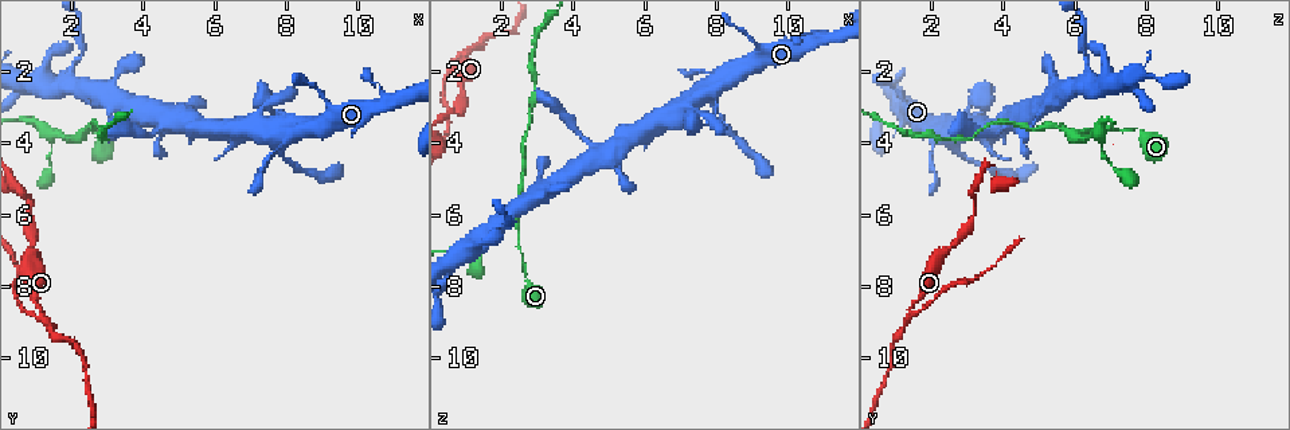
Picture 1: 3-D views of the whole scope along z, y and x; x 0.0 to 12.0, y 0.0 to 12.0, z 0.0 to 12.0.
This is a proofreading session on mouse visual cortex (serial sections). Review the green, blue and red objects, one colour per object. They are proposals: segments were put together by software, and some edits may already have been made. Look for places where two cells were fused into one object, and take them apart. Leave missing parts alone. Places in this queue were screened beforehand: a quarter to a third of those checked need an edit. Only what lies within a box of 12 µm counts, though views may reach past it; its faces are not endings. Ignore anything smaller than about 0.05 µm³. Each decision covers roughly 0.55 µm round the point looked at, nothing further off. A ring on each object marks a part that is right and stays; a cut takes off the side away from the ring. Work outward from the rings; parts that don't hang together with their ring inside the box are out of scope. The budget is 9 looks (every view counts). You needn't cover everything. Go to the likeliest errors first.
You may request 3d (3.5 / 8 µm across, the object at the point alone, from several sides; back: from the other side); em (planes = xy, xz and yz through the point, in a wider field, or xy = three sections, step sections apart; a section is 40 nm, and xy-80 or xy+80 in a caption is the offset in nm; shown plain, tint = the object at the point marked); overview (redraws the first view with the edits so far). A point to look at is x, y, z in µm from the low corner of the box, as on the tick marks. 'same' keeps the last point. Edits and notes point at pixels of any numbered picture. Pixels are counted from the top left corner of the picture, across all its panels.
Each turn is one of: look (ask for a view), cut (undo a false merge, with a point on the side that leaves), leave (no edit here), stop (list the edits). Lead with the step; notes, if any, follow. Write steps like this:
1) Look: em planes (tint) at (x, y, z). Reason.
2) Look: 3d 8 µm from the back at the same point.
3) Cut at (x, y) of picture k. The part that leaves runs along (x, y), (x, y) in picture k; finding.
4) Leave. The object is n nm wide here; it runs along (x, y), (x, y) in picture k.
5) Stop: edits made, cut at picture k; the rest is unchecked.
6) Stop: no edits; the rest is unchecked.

Look: 3d 3.5 µm at (1.1, 8.7, 1.4). Side arm on a straight run.

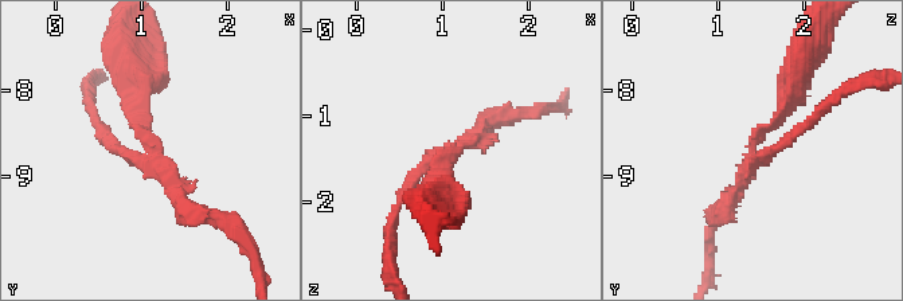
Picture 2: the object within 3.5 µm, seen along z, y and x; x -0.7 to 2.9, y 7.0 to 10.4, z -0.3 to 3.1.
Look: em xy step 2 (tint) at (1.15, 8.75, 1.35). 3 arms meet here; the arms are 150, 200, 250 nm wide.

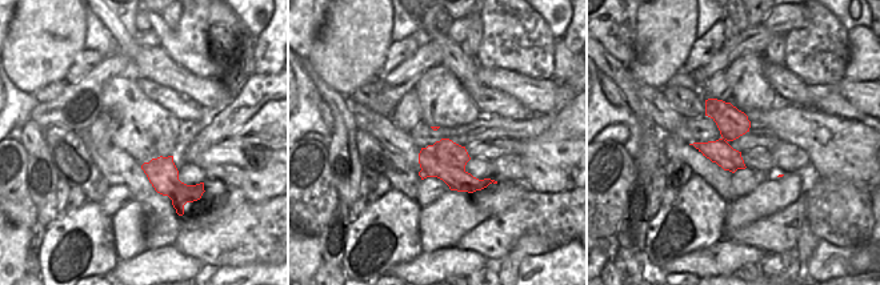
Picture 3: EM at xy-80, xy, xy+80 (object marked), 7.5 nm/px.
Look: em xy step 1 (tint) at the same point. Another direction.

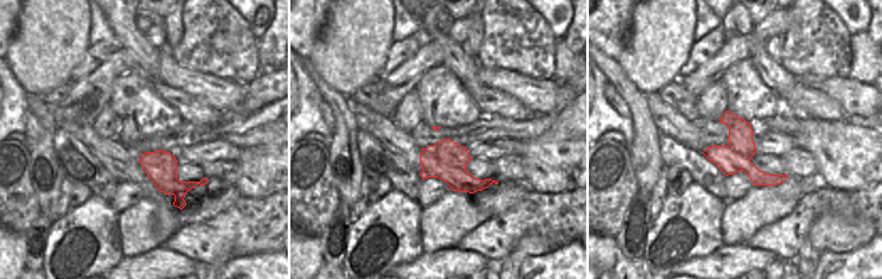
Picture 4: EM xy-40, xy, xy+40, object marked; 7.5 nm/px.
Cut at (409, 182) of picture 2. A border runs along (423, 148), (446, 166), (465, 171) in picture 4; two cells meet here.

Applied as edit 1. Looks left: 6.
Look: 3d 3.5 µm at (2.2, 3.7, 6.1). A narrow waist.

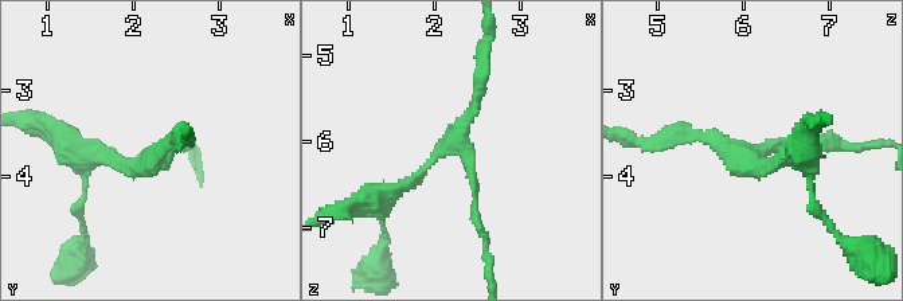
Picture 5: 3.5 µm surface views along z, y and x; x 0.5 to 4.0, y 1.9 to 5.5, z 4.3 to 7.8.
Look: em xy step 2 (tint) at (2.30, 3.70, 6.00). 3 arms meet here; the arms are 100, 150, 200 nm wide.

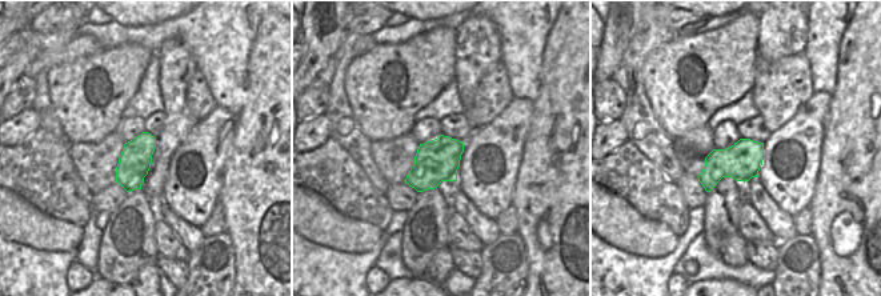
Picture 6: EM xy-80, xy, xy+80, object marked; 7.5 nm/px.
Leave. It runs along (479, 226), (458, 143), (391, 191) in picture 5; one cell here.

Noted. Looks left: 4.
Look: 3d 3.5 µm at (7.8, 4.0, 2.5). Branch point.

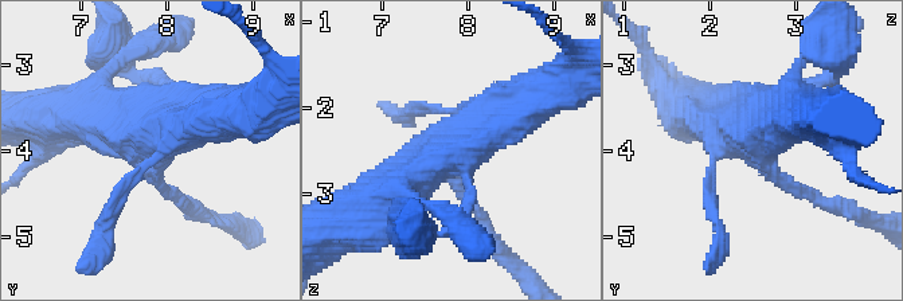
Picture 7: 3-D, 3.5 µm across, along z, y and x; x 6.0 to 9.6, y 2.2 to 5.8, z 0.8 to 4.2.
Look: em xy step 5 (tint) at (7.80, 4.00, 2.55). Need the tissue.

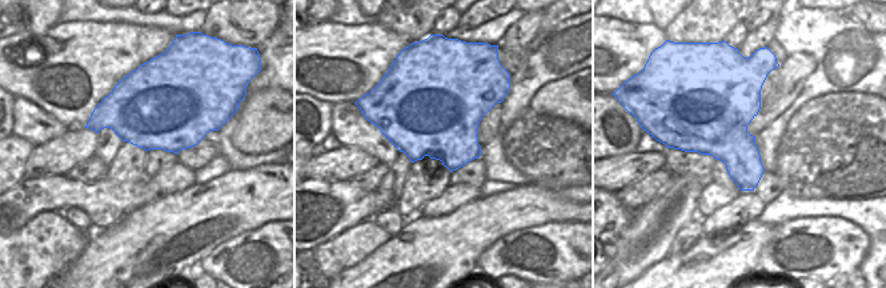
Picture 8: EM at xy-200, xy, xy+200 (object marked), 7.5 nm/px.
Leave. One cell here.

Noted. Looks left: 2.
Stop: edits made, cut at picture 2; the rest is unchecked.

